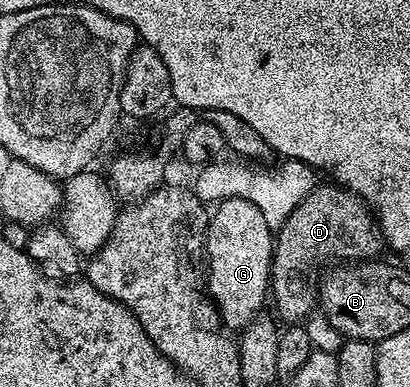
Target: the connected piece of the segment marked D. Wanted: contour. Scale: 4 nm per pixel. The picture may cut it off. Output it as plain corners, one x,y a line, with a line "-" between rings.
318,184
276,232
272,263
272,306
274,302
273,313
286,324
305,323
305,318
319,305
316,287
325,258
374,260
384,250
380,227
365,201
344,186
326,185
330,186

